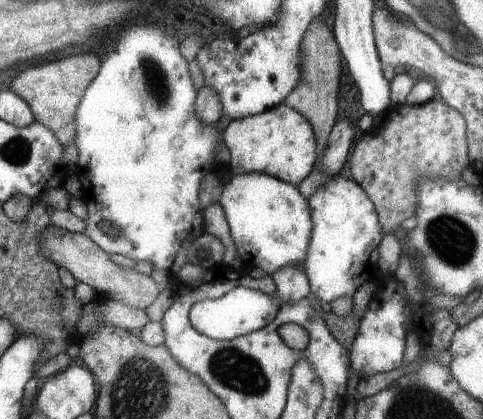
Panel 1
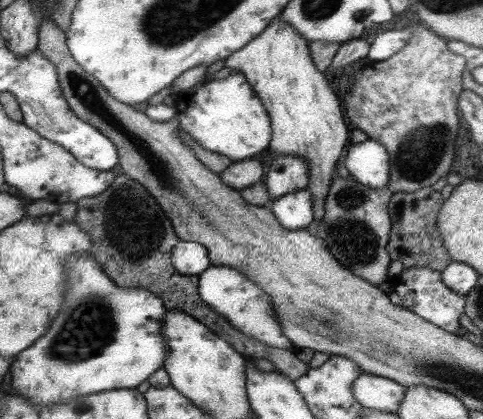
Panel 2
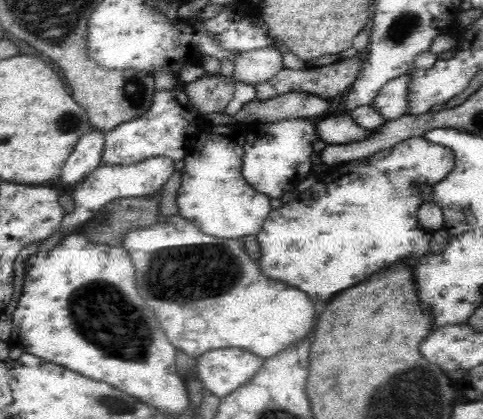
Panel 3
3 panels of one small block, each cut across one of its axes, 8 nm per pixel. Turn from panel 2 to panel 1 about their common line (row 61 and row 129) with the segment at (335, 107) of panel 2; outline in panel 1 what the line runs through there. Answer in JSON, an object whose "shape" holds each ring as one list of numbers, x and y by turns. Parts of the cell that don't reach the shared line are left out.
{"shape":[[285,104,273,106,255,116,231,120,223,130,223,142,229,148,229,168,235,176,259,172,297,188,297,184,311,174,317,162,317,142,311,124]]}

